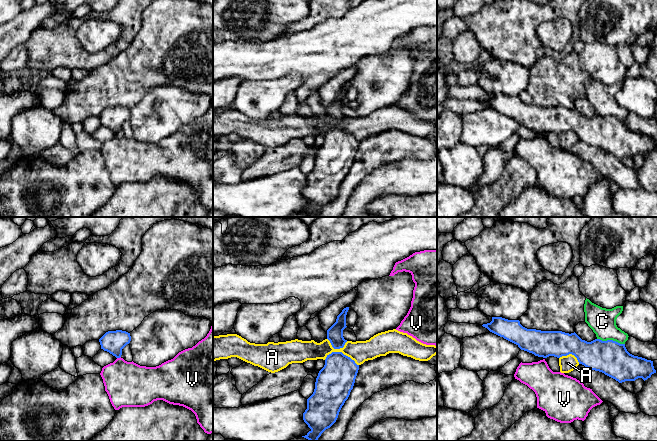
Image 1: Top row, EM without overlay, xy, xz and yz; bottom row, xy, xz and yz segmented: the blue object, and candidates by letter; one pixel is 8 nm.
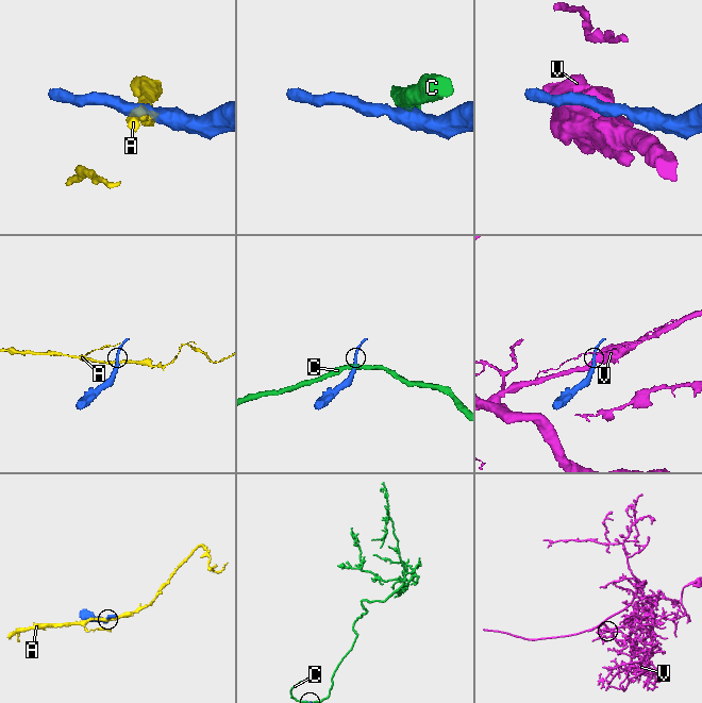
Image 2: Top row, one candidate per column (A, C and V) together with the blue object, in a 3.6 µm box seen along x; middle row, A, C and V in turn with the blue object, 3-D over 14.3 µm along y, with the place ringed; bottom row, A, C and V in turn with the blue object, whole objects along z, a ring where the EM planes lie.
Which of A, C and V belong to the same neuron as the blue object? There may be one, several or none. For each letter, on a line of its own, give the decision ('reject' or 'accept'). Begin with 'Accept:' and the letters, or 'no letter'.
Accept: no letter
A: reject
C: reject
V: reject

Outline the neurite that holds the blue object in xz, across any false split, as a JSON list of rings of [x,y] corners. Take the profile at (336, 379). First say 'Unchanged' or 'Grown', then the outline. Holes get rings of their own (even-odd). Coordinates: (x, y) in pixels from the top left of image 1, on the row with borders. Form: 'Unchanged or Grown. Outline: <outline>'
Unchanged. Outline: [[[342,352],[327,355],[324,367],[319,371],[313,394],[307,399],[307,409],[303,420],[311,429],[305,436],[309,441],[317,441],[321,434],[337,420],[339,412],[353,389],[359,365]]]

